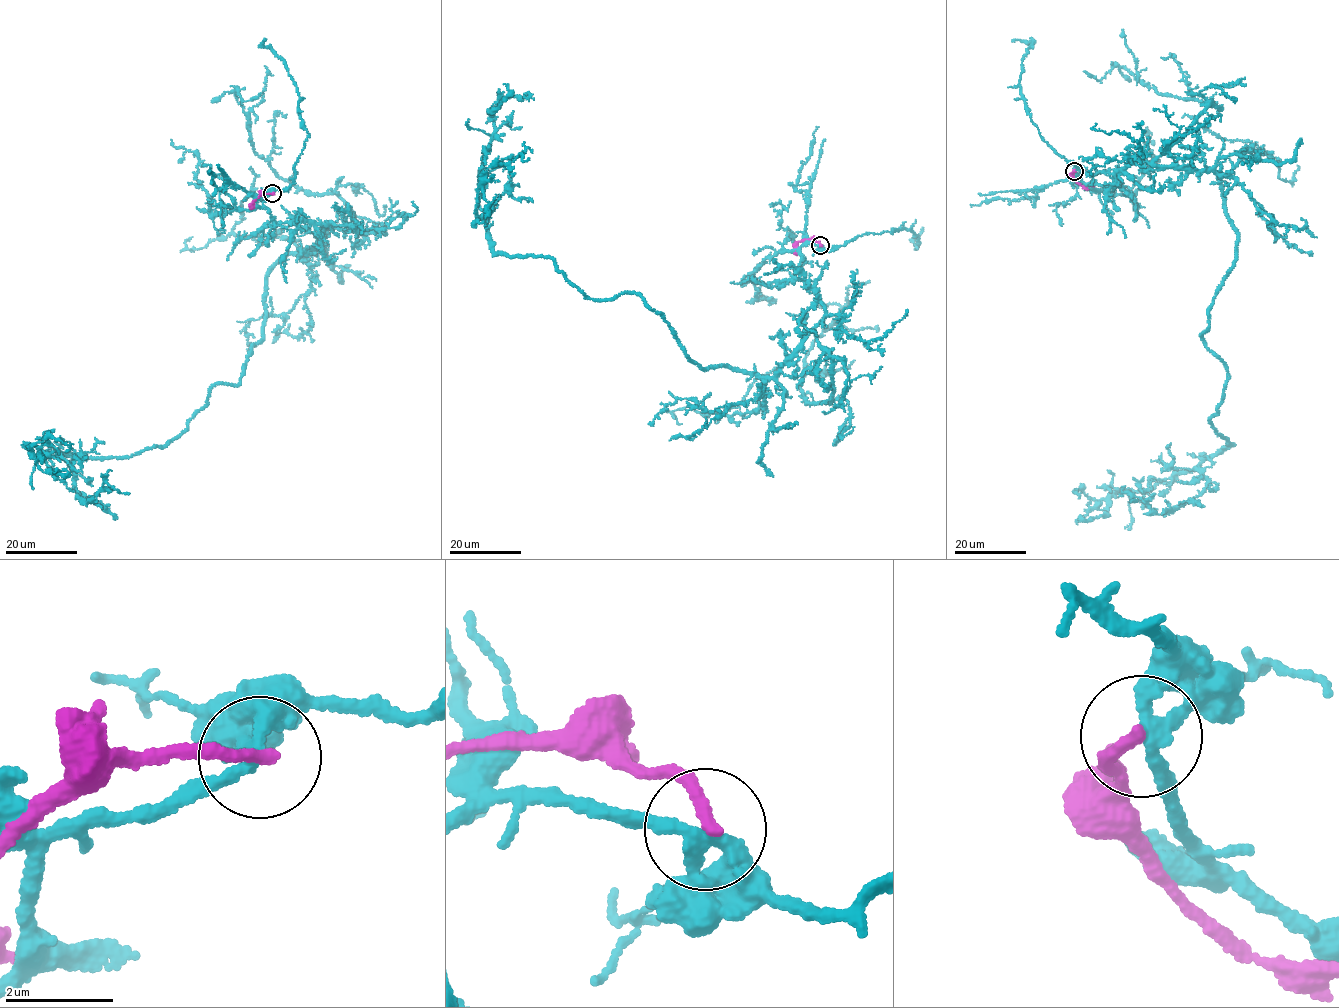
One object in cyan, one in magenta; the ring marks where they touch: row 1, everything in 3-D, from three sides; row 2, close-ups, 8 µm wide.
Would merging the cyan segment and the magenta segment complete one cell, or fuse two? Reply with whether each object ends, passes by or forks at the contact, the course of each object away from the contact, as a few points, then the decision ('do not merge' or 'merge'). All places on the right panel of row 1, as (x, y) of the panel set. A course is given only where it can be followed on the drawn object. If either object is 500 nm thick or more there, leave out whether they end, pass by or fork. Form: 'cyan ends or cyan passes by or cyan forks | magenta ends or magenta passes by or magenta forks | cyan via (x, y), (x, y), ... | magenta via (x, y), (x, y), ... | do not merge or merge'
cyan passes by | magenta ends | cyan via (1074, 171), (1211, 170), (1237, 235), (1201, 336), (1228, 373), (1209, 421), (1232, 445), (1077, 524) | magenta via (1074, 171), (1078, 183), (1085, 186), (1094, 181) | do not merge

